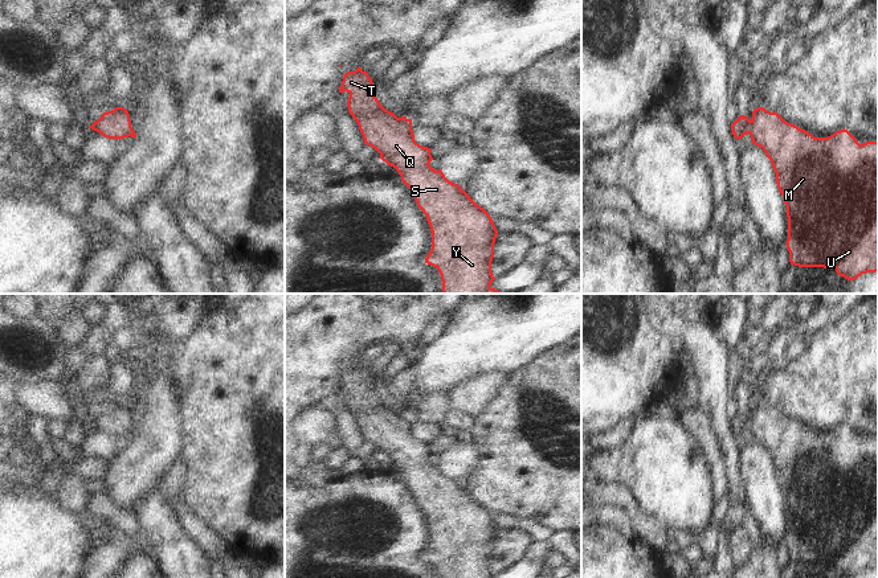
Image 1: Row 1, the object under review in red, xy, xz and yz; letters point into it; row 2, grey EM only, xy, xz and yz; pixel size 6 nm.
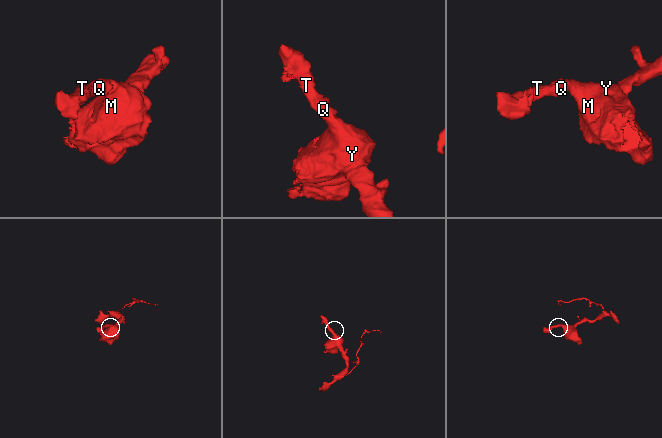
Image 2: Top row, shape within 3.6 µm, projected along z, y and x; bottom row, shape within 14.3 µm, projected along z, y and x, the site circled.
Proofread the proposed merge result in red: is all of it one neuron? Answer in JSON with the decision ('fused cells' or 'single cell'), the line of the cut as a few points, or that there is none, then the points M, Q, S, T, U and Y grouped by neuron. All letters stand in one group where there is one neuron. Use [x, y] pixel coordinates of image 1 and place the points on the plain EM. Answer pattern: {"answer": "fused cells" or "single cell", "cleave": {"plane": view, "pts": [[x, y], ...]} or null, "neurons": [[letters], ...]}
{"answer": "single cell", "cleave": null, "neurons": [["M", "Q", "S", "T", "U", "Y"]]}

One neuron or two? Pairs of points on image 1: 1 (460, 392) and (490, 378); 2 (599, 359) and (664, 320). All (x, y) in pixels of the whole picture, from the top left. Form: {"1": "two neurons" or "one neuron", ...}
{"1": "one neuron", "2": "two neurons"}

